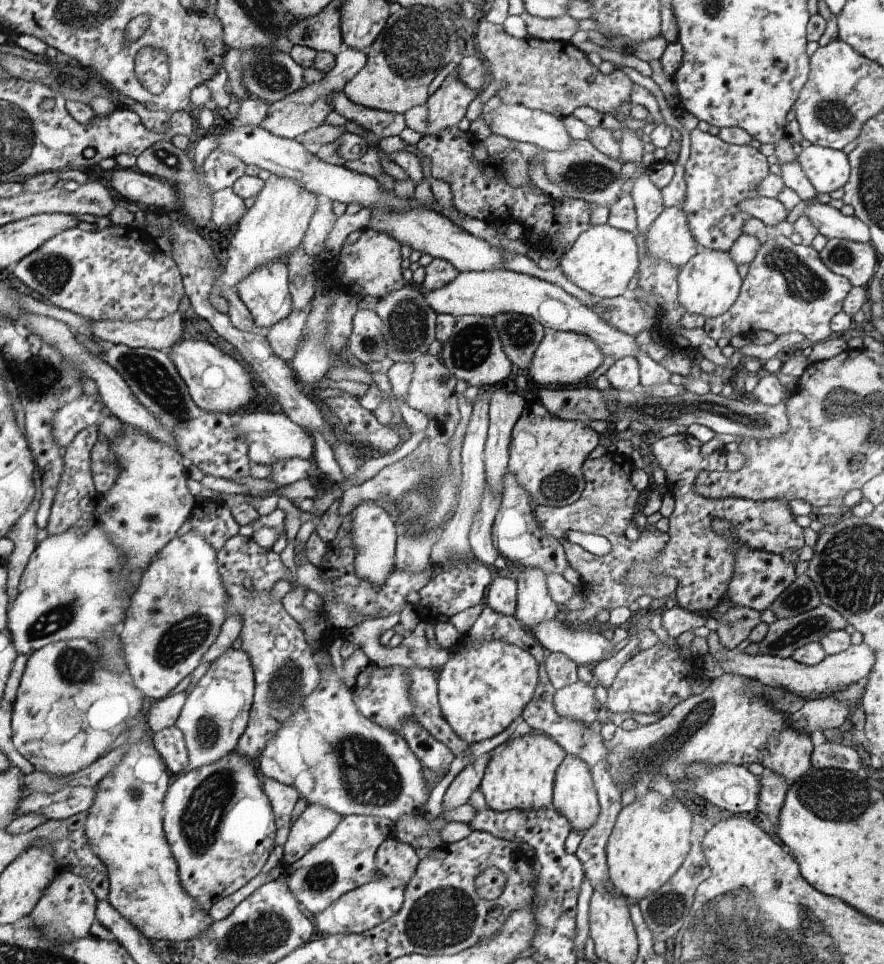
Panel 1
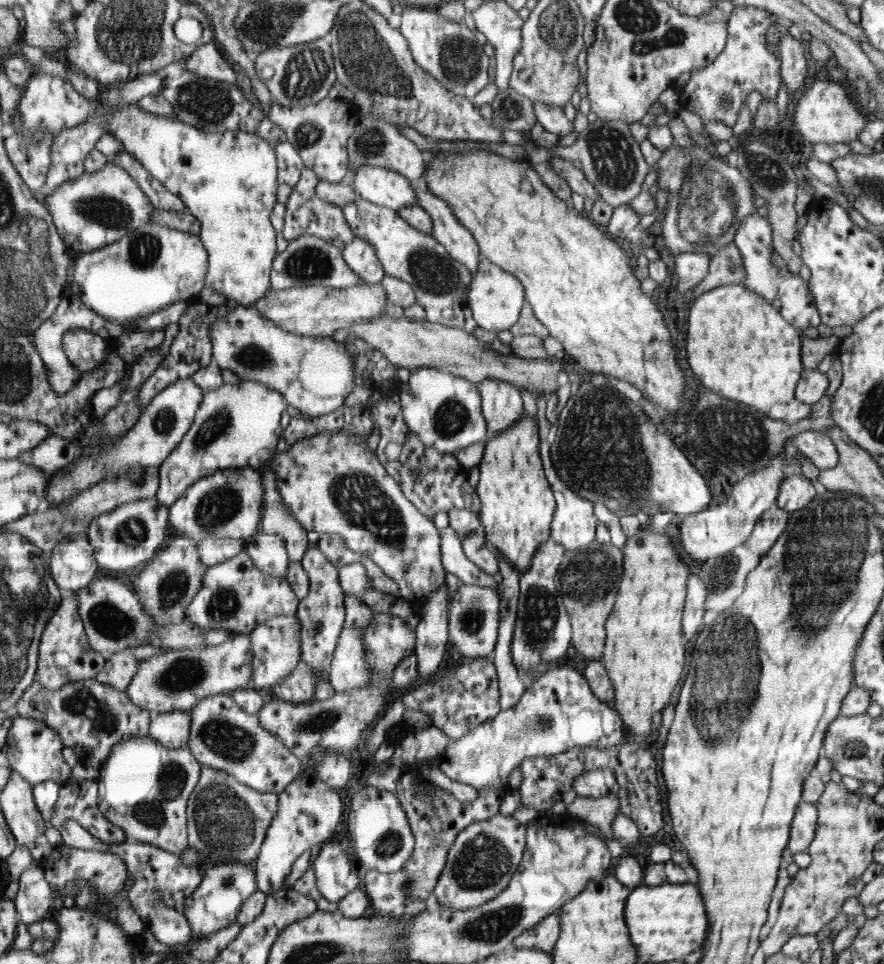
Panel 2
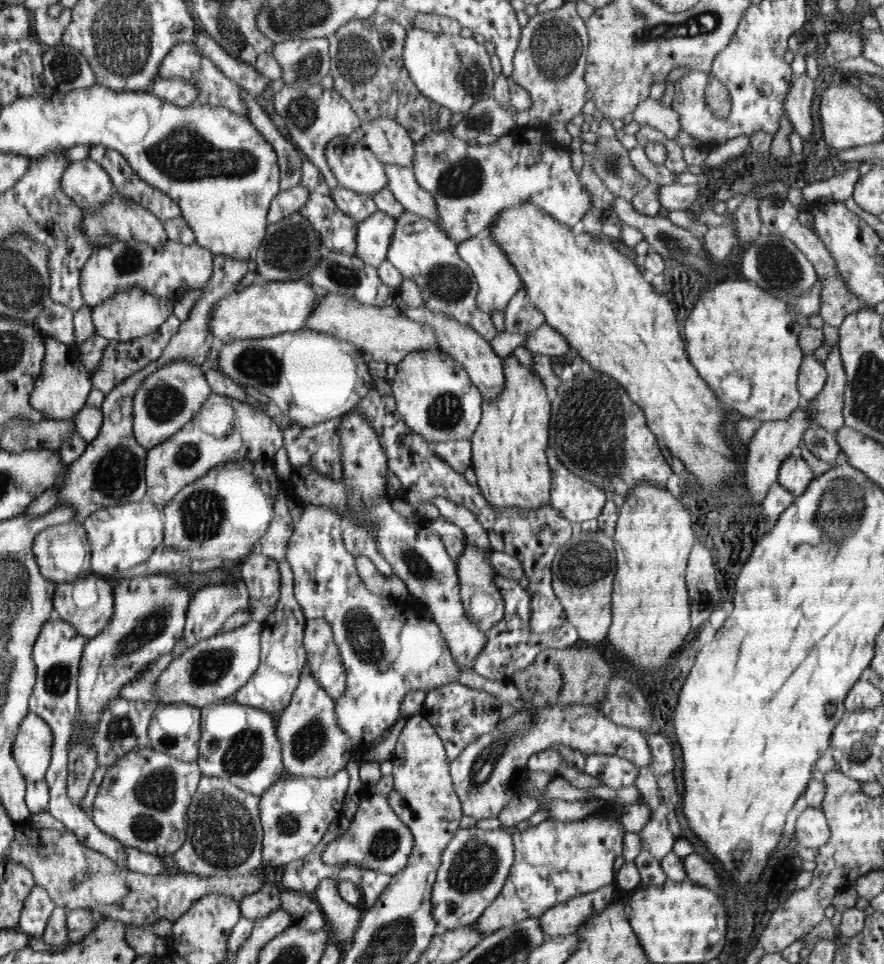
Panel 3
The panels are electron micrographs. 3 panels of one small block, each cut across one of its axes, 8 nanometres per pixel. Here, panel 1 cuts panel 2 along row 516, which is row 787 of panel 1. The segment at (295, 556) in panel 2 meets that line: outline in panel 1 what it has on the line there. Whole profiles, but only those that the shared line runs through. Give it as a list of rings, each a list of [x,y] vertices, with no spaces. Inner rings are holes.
[[[266,778],[265,793],[274,808],[274,818],[277,818],[278,836],[276,844],[282,846],[287,839],[290,825],[290,814],[300,799],[298,790],[293,786],[286,786],[272,778]]]

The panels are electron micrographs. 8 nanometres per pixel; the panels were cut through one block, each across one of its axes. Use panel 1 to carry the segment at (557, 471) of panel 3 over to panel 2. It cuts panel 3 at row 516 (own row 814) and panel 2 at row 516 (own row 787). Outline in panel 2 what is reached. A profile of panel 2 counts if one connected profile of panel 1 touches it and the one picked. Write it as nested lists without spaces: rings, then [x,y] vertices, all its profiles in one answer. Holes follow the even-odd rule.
[[[537,396],[537,424],[538,428],[542,430],[542,440],[540,440],[540,457],[544,462],[545,476],[548,483],[550,483],[553,496],[556,498],[557,509],[556,515],[553,517],[551,536],[552,540],[556,540],[558,544],[562,544],[566,551],[580,550],[586,548],[594,542],[594,530],[596,530],[596,516],[592,514],[592,501],[585,500],[561,480],[555,466],[553,465],[552,458],[549,451],[553,446],[553,427],[554,423],[546,420],[546,401],[544,396]]]

